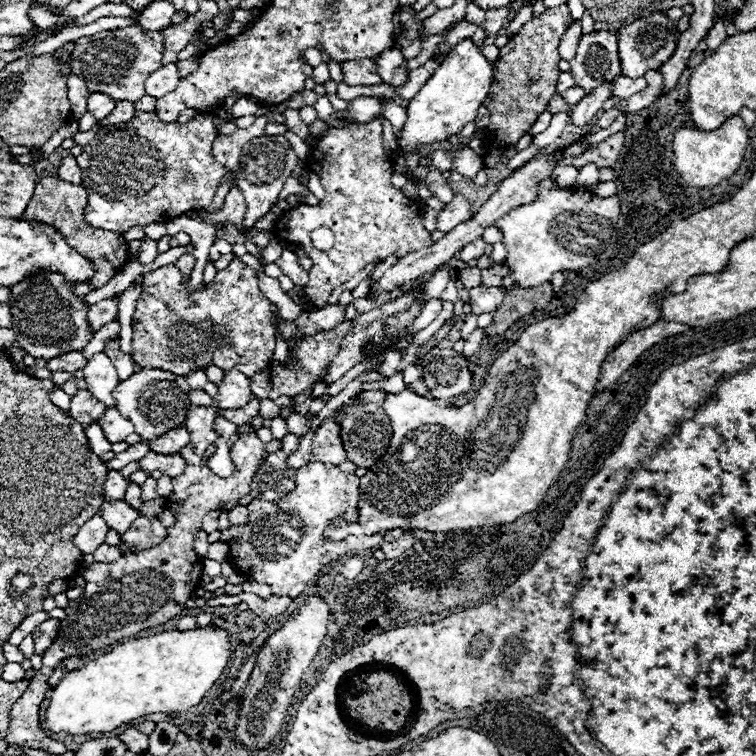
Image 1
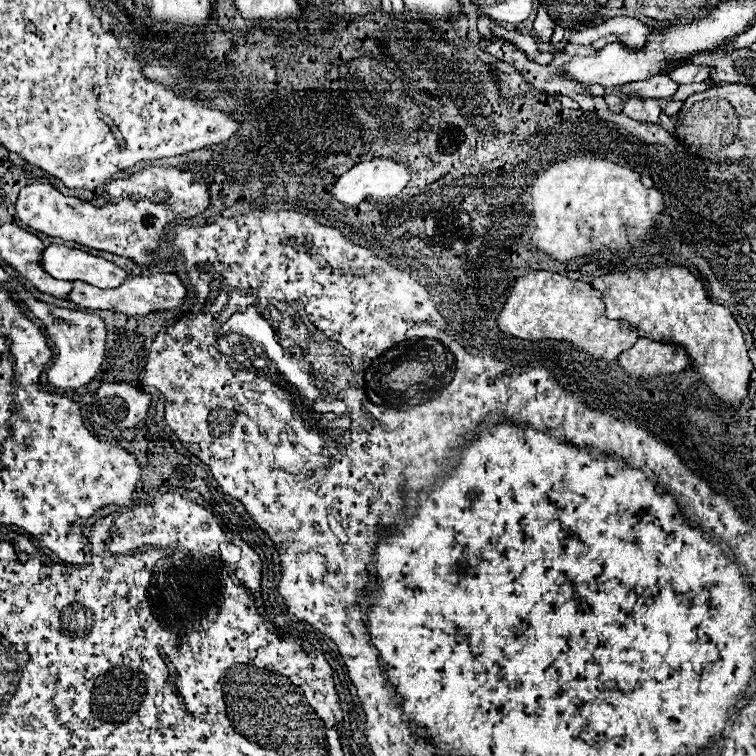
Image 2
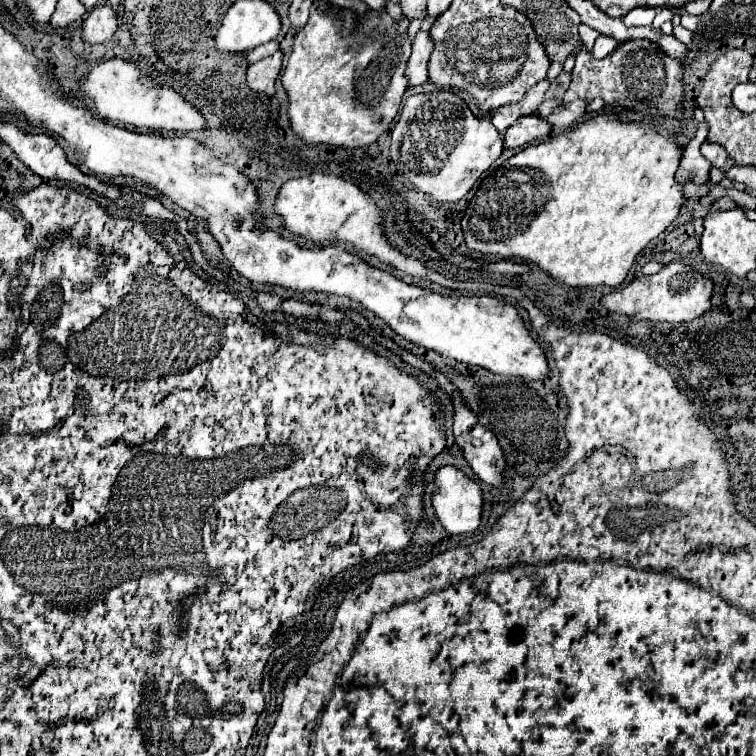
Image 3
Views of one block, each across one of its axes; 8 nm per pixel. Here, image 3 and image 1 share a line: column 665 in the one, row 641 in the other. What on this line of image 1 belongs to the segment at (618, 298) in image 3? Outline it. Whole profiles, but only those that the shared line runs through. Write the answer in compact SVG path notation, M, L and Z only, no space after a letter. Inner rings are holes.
M310 596L308 602L300 608L300 612L290 620L286 622L280 630L276 630L266 642L264 646L260 648L258 652L258 660L256 660L256 666L252 670L252 676L248 680L248 684L244 686L244 692L242 692L242 714L240 714L240 720L236 724L236 736L240 738L240 742L248 748L248 750L260 750L264 746L268 746L272 740L274 740L274 734L280 730L280 724L282 724L282 718L292 702L292 696L294 696L294 688L300 684L300 678L302 674L306 672L306 668L312 664L326 632L328 632L328 618L330 618L330 606L328 602L322 598L322 596Z

